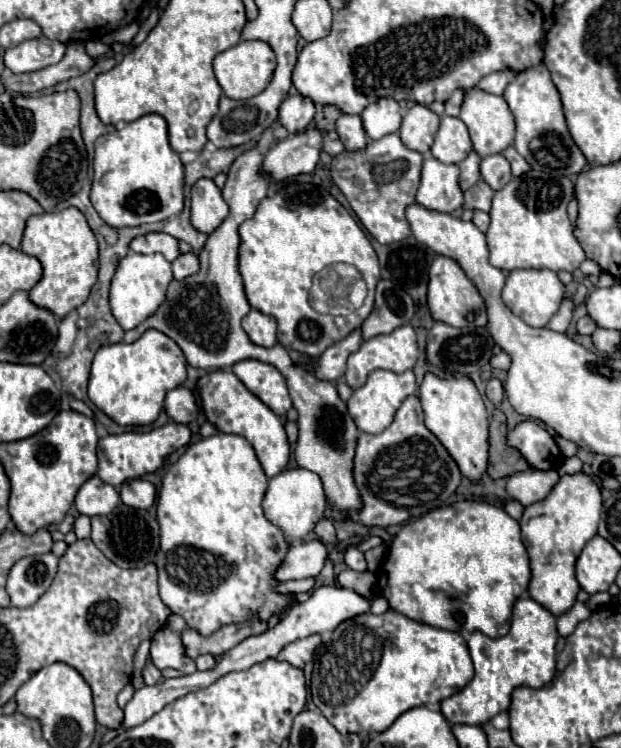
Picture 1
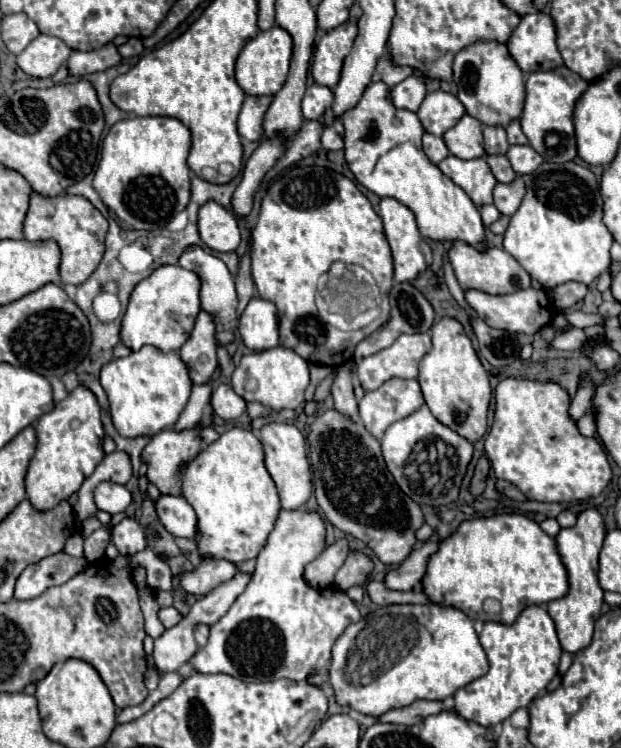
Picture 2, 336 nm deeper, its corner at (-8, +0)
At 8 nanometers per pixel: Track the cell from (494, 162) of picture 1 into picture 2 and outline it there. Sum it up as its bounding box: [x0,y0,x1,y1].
[507,144,543,174]

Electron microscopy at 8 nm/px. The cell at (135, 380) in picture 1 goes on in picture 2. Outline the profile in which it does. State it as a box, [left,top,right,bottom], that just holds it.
[101,346,191,438]

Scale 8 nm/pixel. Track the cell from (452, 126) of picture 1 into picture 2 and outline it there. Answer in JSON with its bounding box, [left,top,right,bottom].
[443,114,485,160]

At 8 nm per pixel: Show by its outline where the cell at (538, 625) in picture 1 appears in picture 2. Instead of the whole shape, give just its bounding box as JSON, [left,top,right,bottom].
[455,606,563,726]

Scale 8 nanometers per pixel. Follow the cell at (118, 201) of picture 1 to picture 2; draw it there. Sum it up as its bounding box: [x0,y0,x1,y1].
[93,118,191,230]

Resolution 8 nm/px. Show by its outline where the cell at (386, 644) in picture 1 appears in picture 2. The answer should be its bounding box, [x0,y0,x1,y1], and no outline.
[331,606,489,716]

